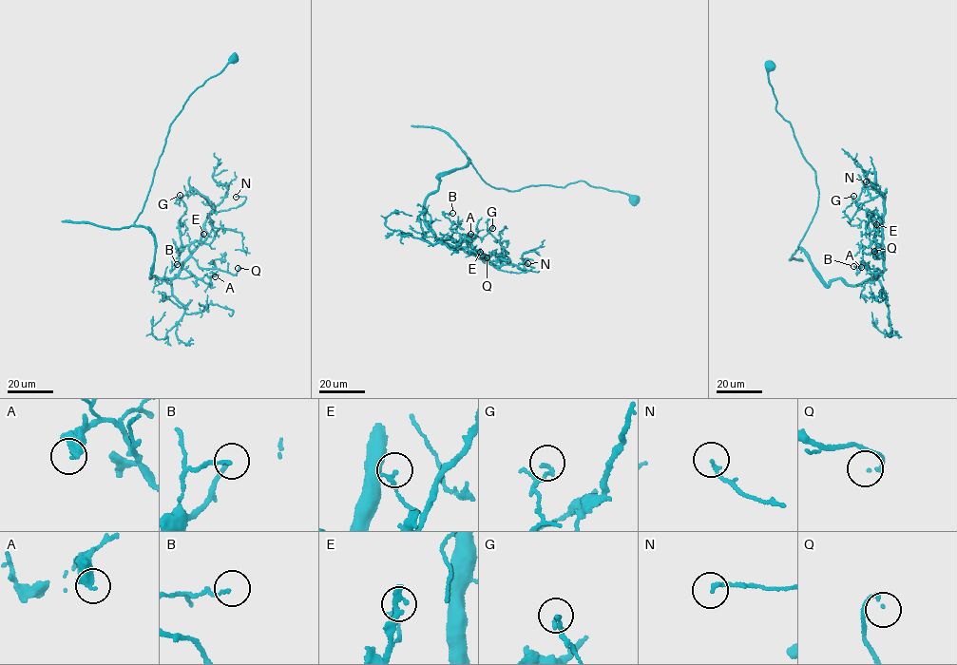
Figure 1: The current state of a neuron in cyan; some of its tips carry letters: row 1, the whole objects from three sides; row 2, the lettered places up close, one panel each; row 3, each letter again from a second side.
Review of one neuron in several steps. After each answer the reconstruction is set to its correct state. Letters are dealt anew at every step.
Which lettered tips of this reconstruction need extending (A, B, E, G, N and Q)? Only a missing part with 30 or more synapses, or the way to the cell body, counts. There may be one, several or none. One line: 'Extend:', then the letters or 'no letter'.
Extend: no letter

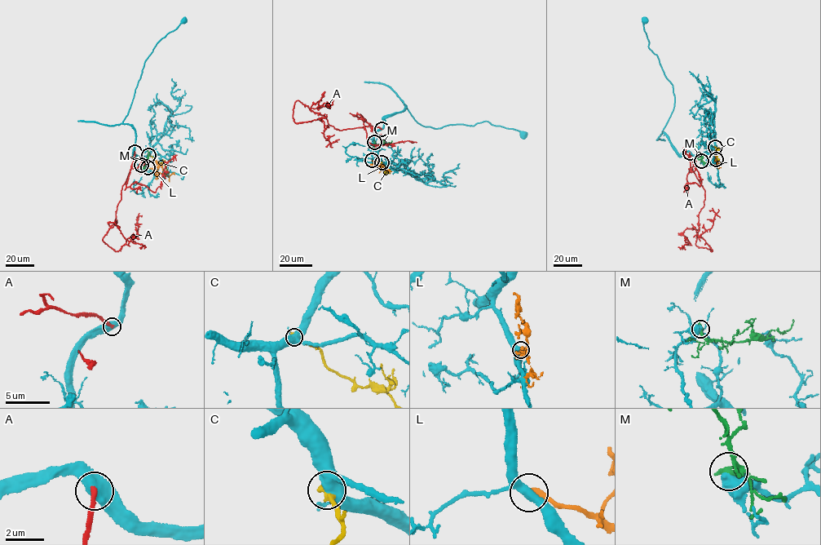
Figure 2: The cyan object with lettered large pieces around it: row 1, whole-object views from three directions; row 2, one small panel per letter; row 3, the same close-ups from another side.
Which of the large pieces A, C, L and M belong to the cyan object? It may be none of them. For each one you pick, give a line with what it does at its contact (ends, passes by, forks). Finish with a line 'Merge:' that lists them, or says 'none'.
Merge: none

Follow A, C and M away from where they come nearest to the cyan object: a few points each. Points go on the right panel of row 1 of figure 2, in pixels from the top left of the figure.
A: (690, 152), (690, 167), (705, 191), (695, 244), (711, 251), (699, 237), (712, 226), (715, 213), (709, 210)
C: (715, 147), (720, 151), (718, 160)
M: (702, 161), (694, 146)

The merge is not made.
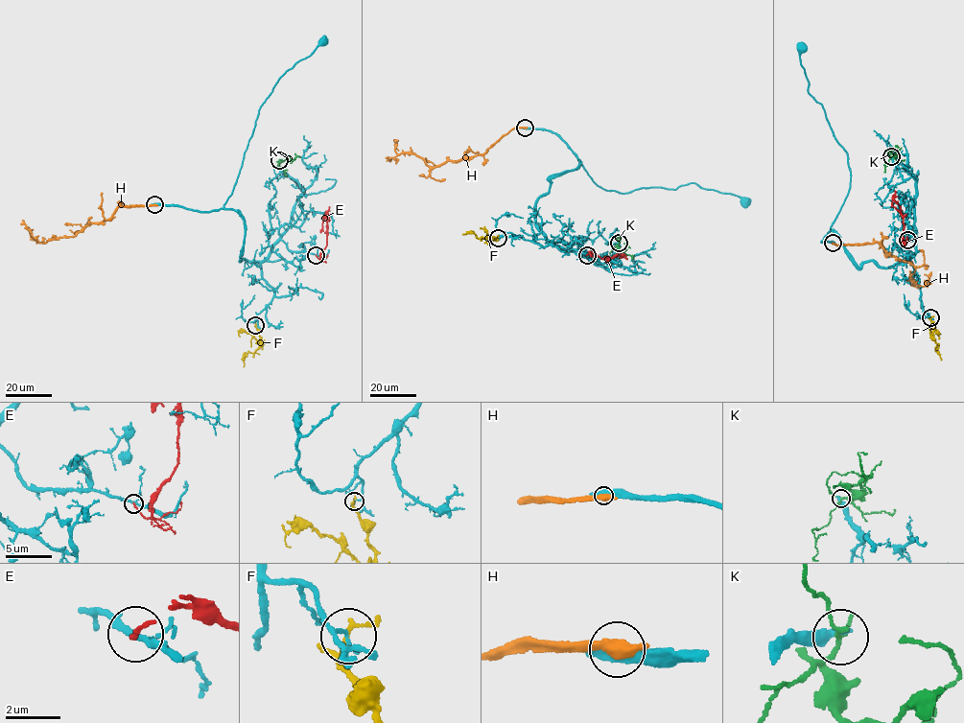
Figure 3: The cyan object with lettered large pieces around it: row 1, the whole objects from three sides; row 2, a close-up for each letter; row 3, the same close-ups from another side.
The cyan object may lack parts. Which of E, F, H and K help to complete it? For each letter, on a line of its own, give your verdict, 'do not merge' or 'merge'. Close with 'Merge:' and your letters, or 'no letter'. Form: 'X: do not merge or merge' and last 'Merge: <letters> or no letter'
E: do not merge
F: do not merge
H: do not merge
K: do not merge
Merge: no letter

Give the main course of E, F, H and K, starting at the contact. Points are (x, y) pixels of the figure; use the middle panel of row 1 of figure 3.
E: (587, 254), (592, 253), (607, 259), (621, 252), (615, 256), (604, 256)
F: (498, 238), (478, 238), (474, 234), (462, 234)
H: (525, 128), (513, 128), (502, 134), (482, 153), (433, 167), (415, 154), (398, 153), (394, 145), (397, 140)
K: (619, 244), (619, 249), (634, 259)

